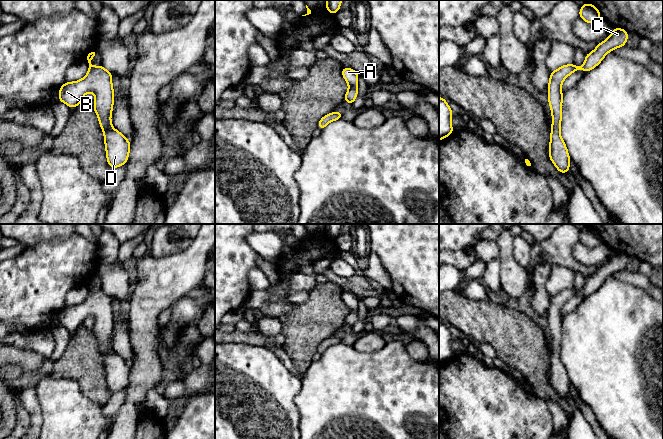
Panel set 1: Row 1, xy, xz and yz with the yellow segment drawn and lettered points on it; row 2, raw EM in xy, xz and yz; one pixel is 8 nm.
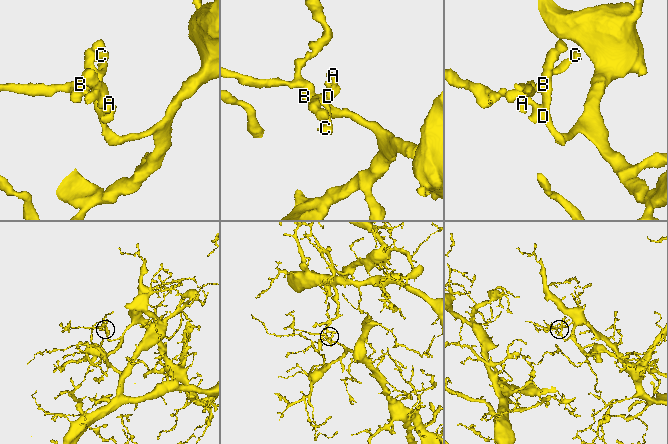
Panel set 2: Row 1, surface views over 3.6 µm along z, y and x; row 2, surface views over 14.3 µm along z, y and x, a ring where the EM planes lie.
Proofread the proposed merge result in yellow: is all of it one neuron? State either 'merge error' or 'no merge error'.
no merge error

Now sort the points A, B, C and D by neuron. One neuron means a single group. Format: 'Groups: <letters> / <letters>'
Groups: A B C D

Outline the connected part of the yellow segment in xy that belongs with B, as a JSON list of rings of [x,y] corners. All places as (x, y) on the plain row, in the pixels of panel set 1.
[[[95,276],[84,281],[89,287],[87,299],[74,306],[65,306],[59,312],[59,326],[64,326],[70,332],[77,331],[87,316],[93,316],[95,326],[92,330],[98,340],[99,348],[104,357],[106,382],[112,393],[124,389],[128,385],[131,366],[111,349],[111,337],[114,328],[114,313],[112,297],[102,289],[94,291],[91,285]]]

